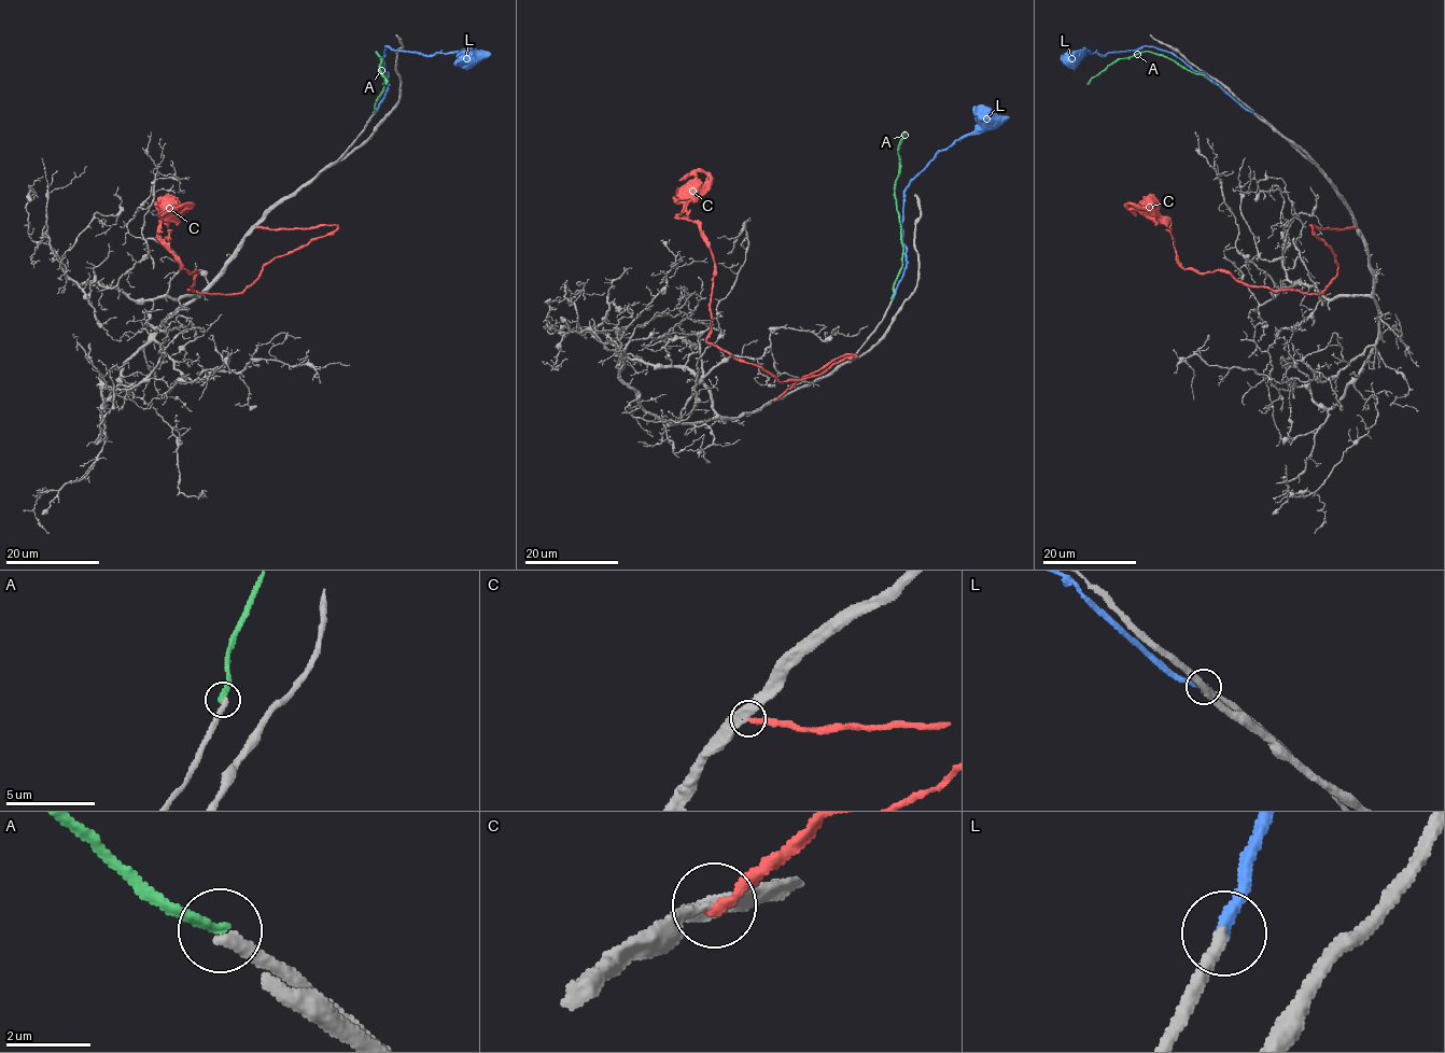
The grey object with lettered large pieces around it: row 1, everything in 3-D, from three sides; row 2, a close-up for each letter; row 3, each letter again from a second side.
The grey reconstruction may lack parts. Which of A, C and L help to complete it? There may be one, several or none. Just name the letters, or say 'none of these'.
L

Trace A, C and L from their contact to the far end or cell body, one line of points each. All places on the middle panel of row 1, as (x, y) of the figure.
A: (892, 298), (894, 284), (901, 266), (902, 248), (895, 184), (899, 176), (899, 140), (905, 130)
C: (774, 399), (856, 355), (780, 381), (711, 345), (714, 263), (696, 223), (675, 216), (695, 177), (679, 180)
L: (894, 298), (907, 265), (902, 237), (905, 187), (940, 151), (948, 150), (959, 139), (997, 127), (1009, 116)

